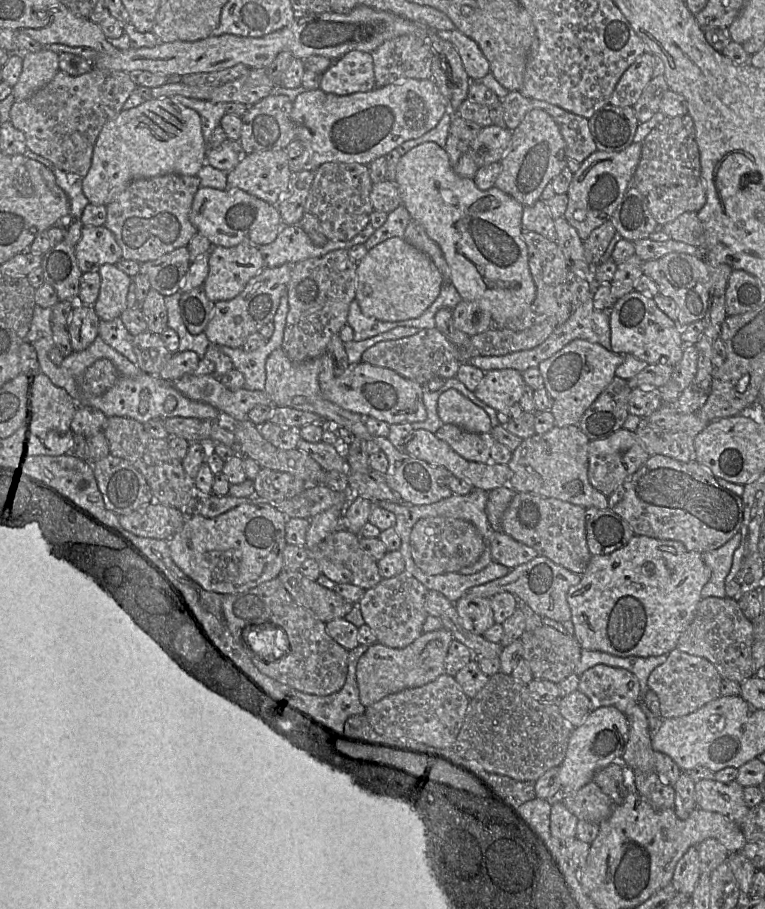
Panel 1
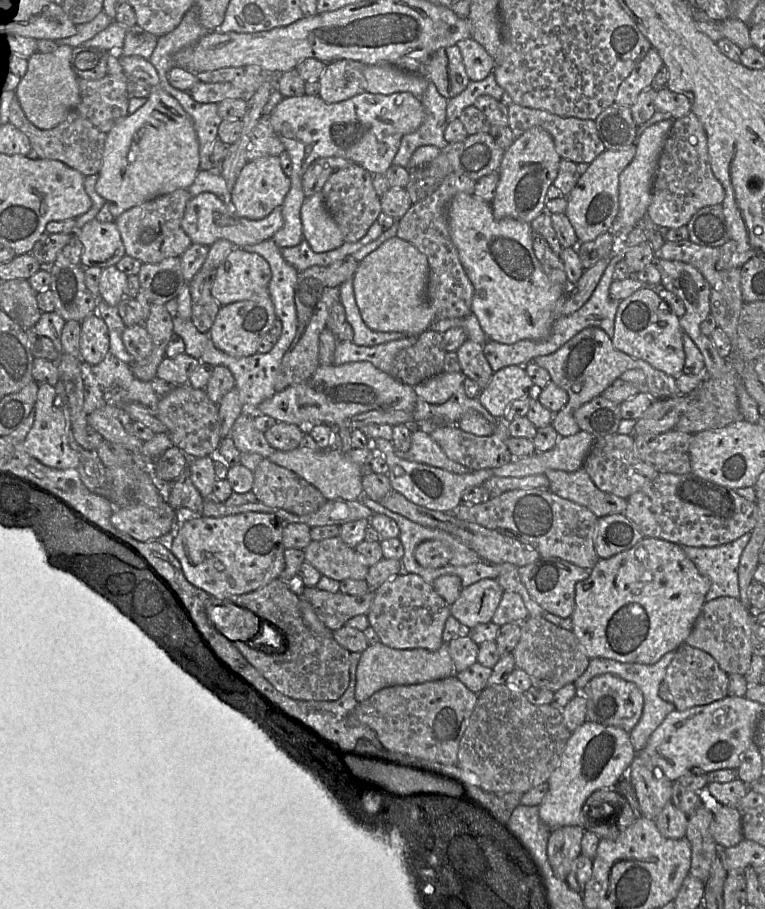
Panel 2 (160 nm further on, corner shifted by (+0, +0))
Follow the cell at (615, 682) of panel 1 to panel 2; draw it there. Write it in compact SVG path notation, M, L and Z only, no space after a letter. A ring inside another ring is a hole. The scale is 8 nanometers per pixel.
M611 673L598 675L585 685L581 693L587 700L586 718L588 721L604 726L619 727L630 734L641 718L644 705L642 691L634 683L619 676Z

